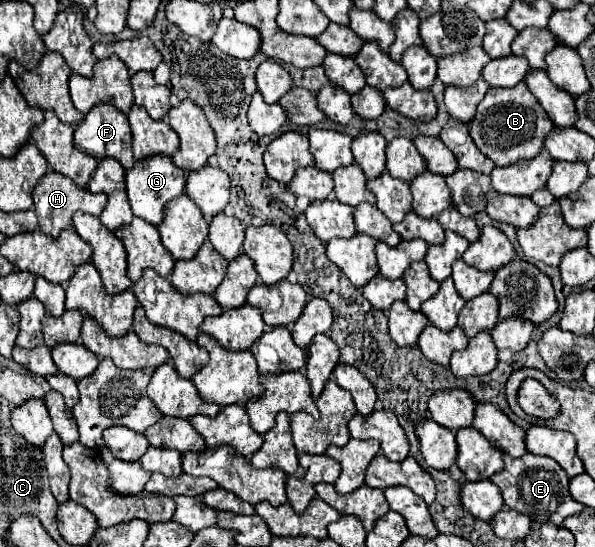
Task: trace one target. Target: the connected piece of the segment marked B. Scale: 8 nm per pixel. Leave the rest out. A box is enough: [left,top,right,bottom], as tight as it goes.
[469,82,553,166]

